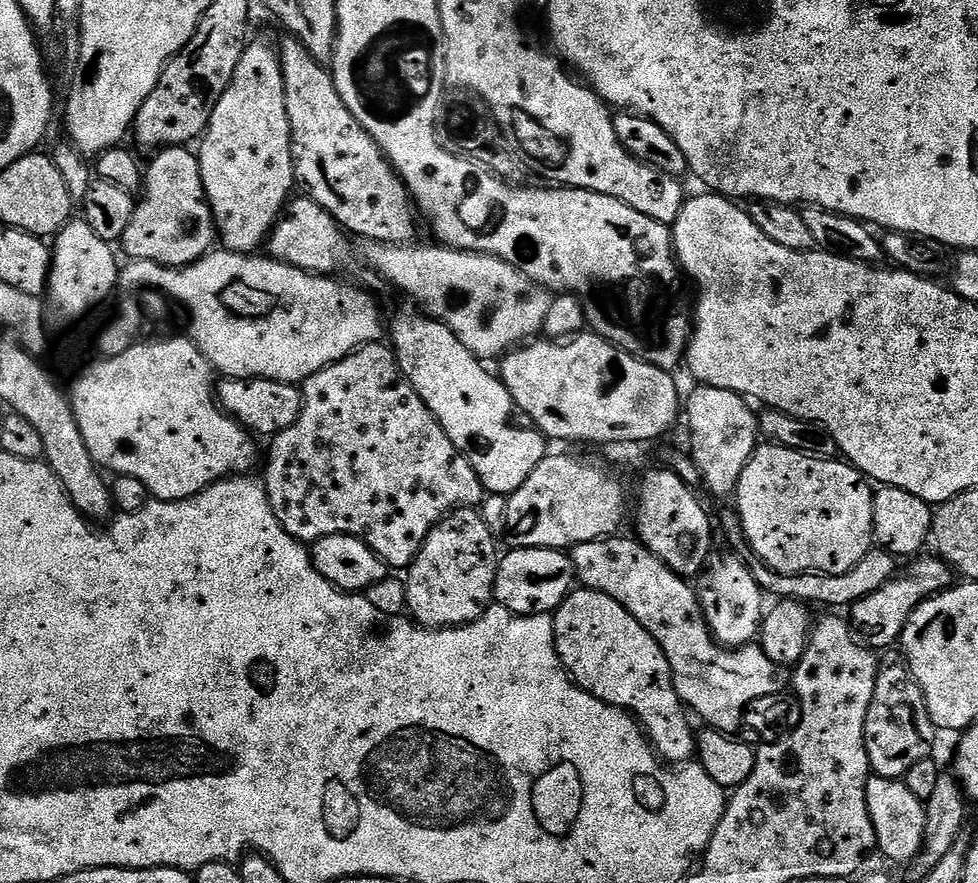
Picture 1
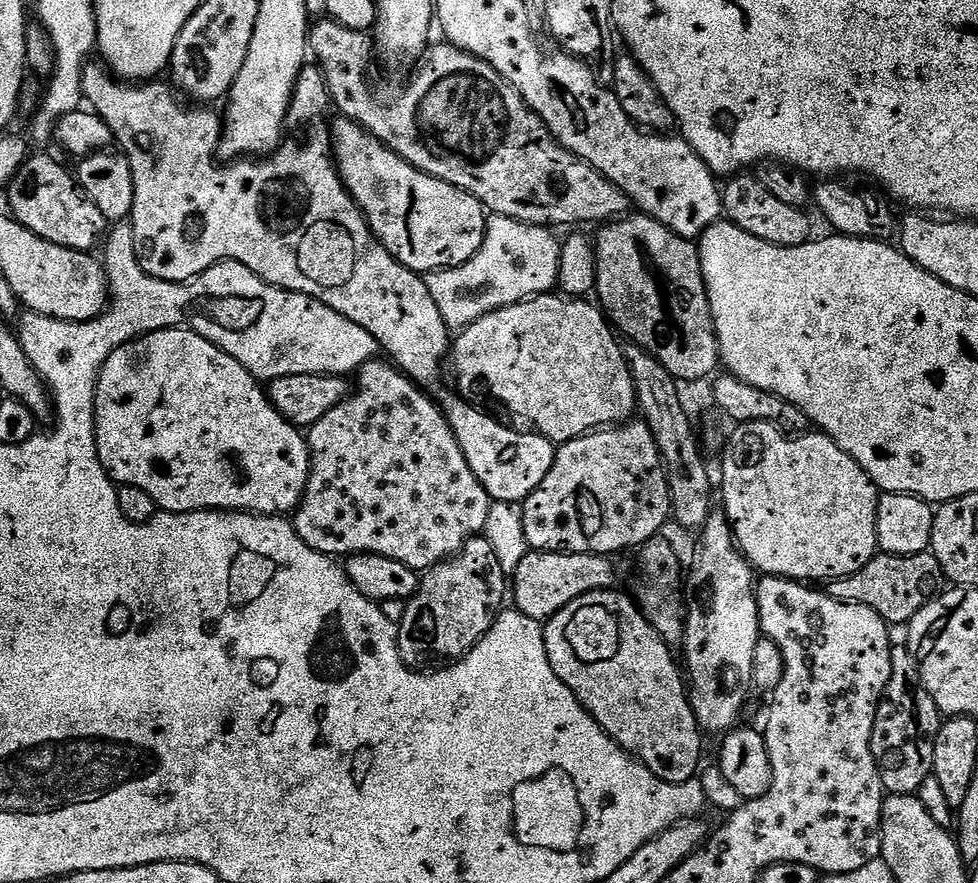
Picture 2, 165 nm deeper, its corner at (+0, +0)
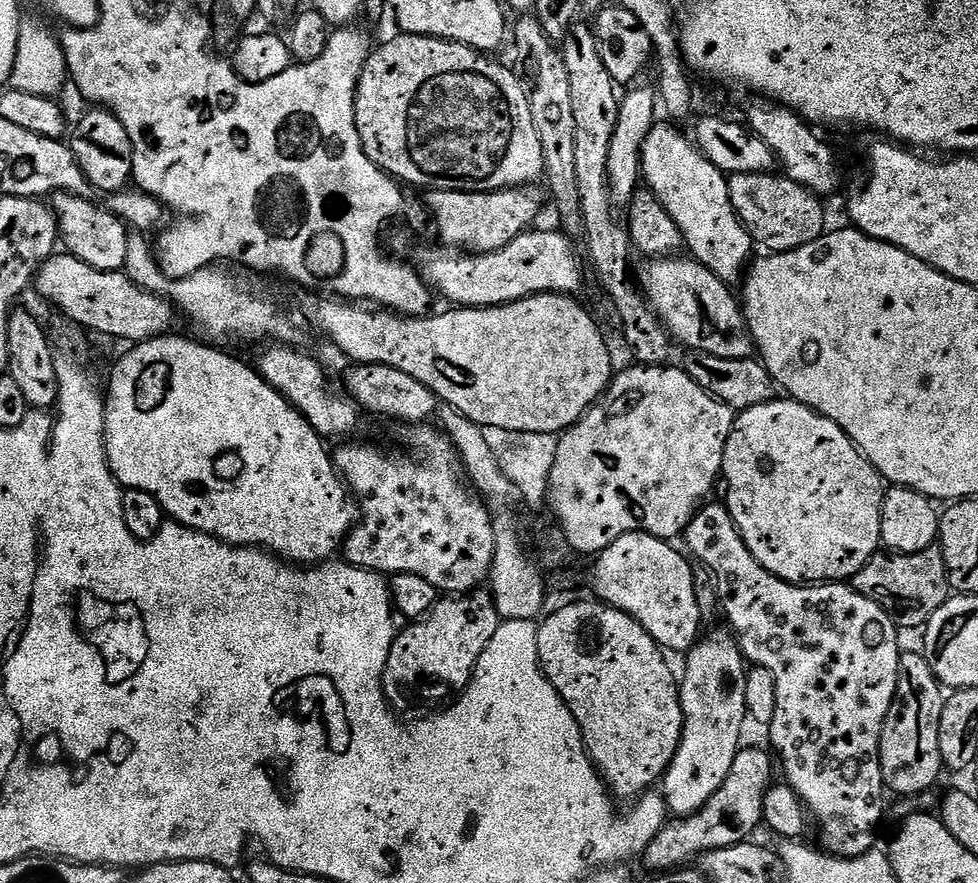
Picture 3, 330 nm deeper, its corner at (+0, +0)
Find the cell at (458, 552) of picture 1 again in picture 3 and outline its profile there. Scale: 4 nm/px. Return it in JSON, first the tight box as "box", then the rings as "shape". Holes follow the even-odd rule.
{"box":[384,590,501,710],"shape":[[[488,590],[466,592],[441,599],[423,620],[409,623],[408,627],[393,639],[392,649],[384,667],[384,697],[388,699],[389,705],[393,709],[401,710],[400,708],[416,708],[419,704],[443,705],[451,701],[454,694],[459,694],[468,687],[478,658],[485,656],[489,646],[495,641],[501,623],[494,598]]]}

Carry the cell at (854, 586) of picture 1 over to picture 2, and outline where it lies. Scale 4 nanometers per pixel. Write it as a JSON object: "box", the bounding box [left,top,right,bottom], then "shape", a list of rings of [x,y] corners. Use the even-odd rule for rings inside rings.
{"box":[826,551,946,626],"shape":[[[926,551],[913,556],[877,554],[853,576],[843,576],[840,580],[831,581],[826,591],[836,600],[870,606],[870,610],[877,612],[889,625],[896,626],[911,622],[918,610],[922,610],[940,595],[945,584],[946,577],[938,558],[931,551]]]}

